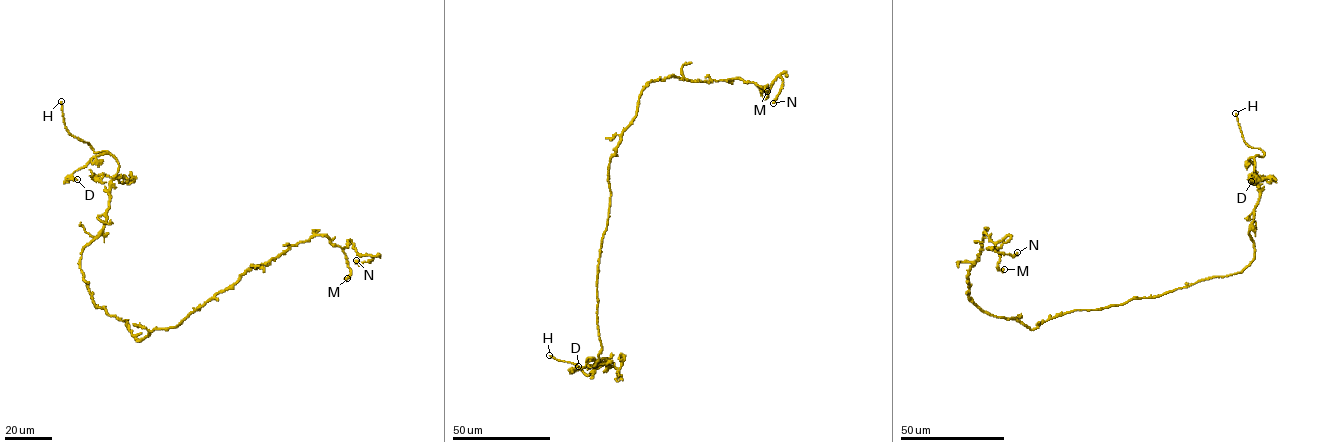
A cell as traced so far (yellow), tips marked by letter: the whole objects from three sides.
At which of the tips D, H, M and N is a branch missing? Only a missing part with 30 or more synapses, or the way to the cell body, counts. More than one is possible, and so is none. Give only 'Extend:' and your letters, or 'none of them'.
Extend: H

